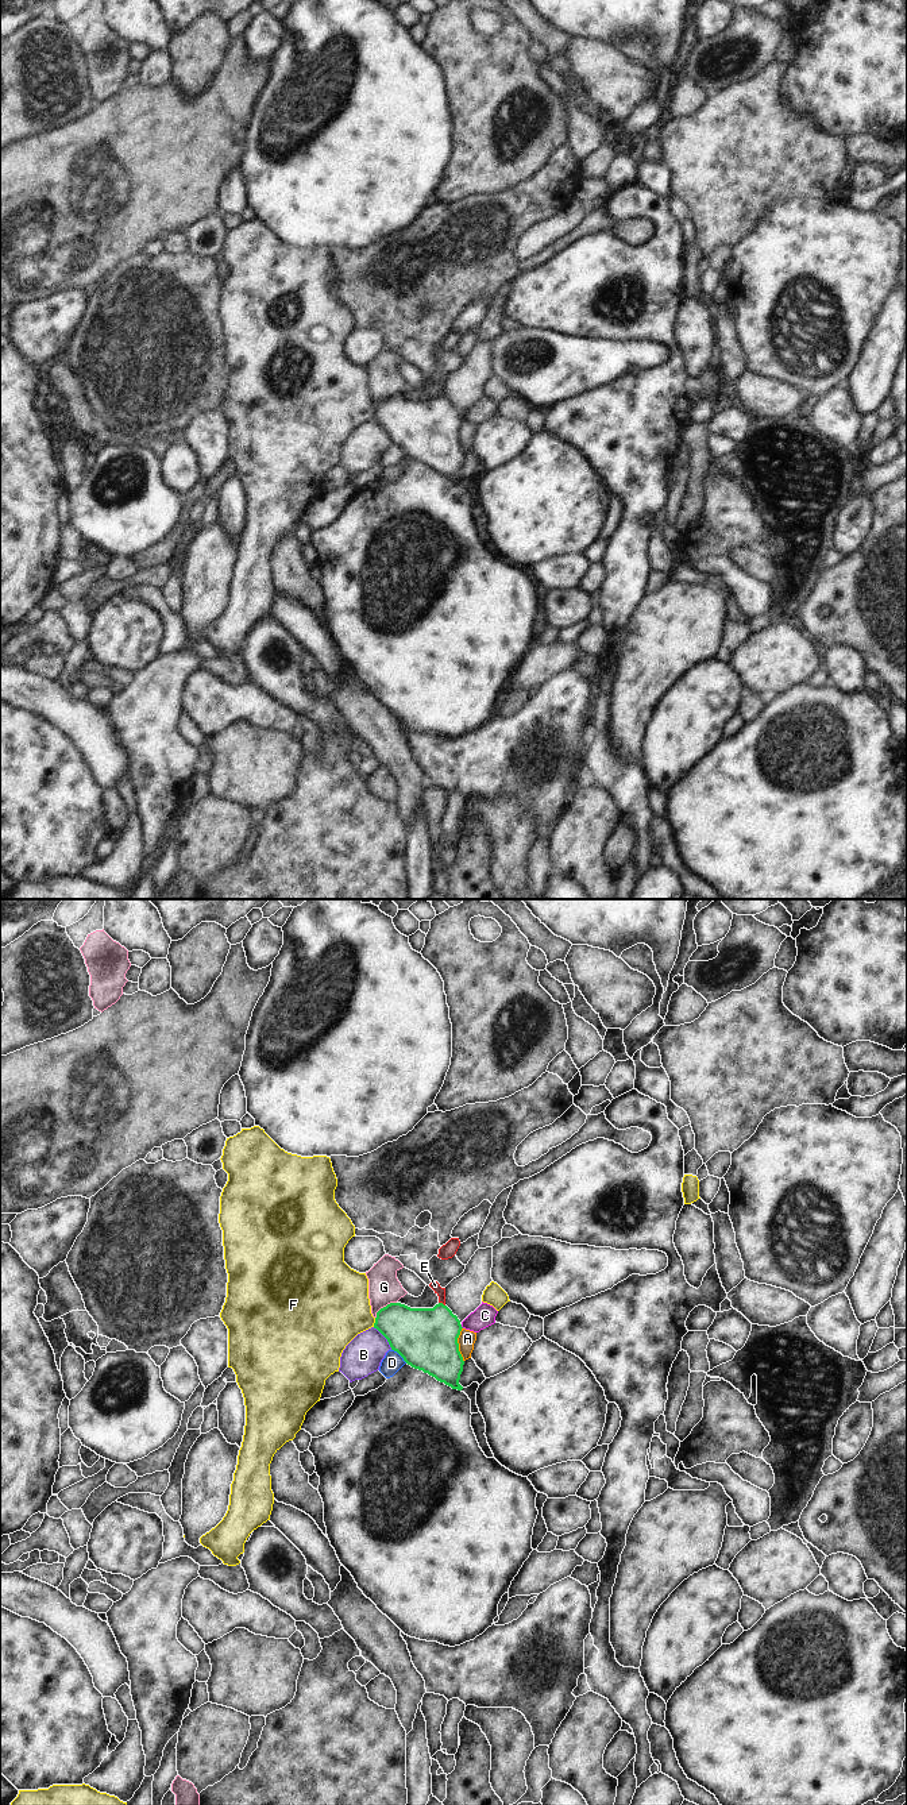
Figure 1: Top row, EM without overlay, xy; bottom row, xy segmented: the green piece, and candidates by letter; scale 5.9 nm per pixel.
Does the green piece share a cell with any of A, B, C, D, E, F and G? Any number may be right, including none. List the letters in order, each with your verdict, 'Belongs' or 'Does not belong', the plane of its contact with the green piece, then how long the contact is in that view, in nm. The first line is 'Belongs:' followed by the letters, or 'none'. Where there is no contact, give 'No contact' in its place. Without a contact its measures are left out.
Belongs: E
A: Does not belong. Touches green in xy. Shared border 200 nm
B: Does not belong. Touches green in xy. Shared border 180 nm
C: Does not belong. Touches green in xy. Shared border 30 nm
D: Does not belong. Touches green in xy. Shared border 130 nm
E: Belongs. Touches green in xy. Shared border 50 nm
F: Does not belong. Touches green in xy. Shared border 60 nm
G: Does not belong. Touches green in xy. Shared border 160 nm.

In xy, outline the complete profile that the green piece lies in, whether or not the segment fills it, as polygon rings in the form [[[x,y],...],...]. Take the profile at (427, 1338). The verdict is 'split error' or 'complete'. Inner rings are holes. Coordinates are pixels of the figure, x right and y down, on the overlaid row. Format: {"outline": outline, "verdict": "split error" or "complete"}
{"outline": [[[432,1281],[429,1287],[439,1296],[433,1308],[410,1308],[390,1303],[377,1312],[374,1328],[408,1365],[462,1391],[459,1380],[464,1361],[458,1338],[463,1327],[445,1305],[445,1288],[437,1281]]], "verdict": "split error"}

